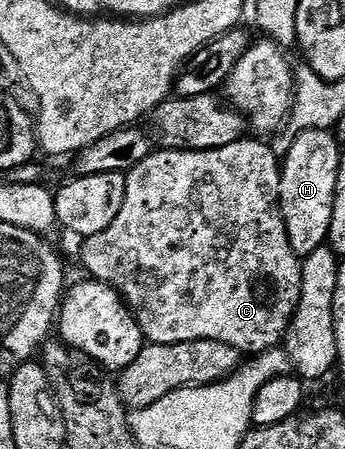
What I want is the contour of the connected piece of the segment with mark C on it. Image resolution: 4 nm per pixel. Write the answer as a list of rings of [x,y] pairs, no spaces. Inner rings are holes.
[[[252,136],[234,144],[226,144],[226,148],[217,150],[157,149],[150,156],[146,156],[142,164],[127,171],[126,192],[122,208],[118,208],[118,216],[114,216],[114,222],[108,228],[79,243],[80,258],[95,281],[105,282],[119,292],[149,343],[180,344],[186,340],[222,340],[222,344],[230,344],[235,350],[249,350],[247,353],[252,356],[260,354],[263,350],[275,350],[287,339],[292,318],[302,296],[304,271],[301,255],[295,254],[290,248],[290,236],[286,232],[286,224],[280,211],[281,169],[281,159],[274,156],[271,145]]]

